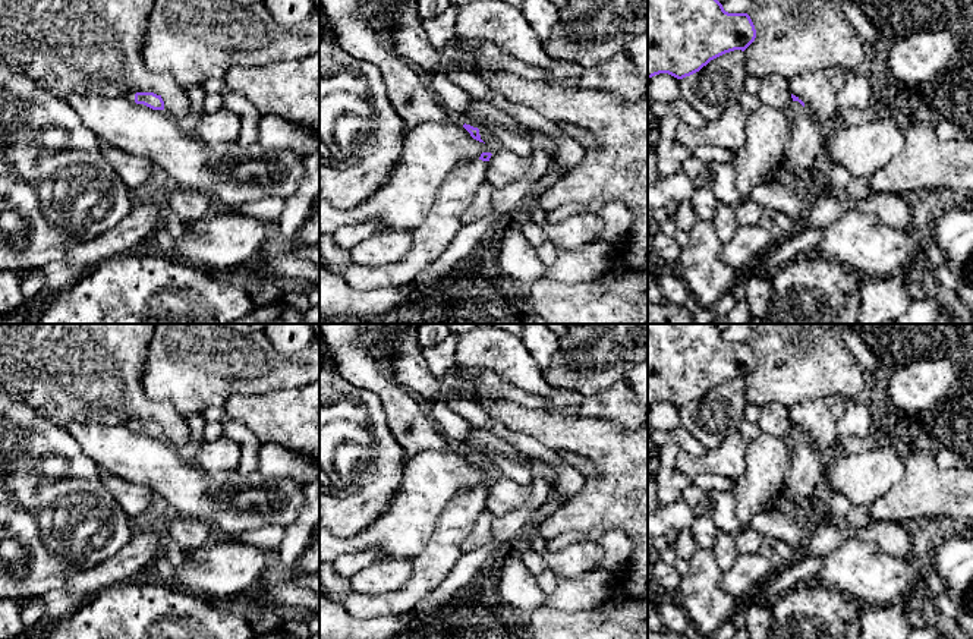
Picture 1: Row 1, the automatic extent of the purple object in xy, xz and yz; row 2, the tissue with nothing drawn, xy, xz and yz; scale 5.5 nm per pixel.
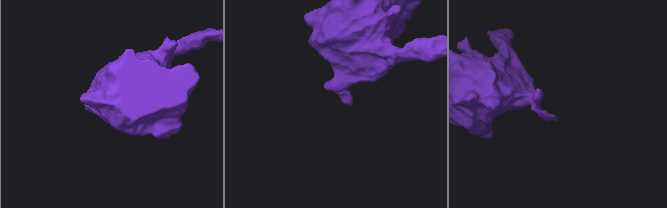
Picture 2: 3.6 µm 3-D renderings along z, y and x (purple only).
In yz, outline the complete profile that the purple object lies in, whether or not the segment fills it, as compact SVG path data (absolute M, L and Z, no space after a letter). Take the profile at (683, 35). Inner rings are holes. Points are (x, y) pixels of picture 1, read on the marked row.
M648 0L648 79L659 73L683 79L725 53L744 51L755 38L750 16L725 12L718 0Z

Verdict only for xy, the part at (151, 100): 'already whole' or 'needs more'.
already whole

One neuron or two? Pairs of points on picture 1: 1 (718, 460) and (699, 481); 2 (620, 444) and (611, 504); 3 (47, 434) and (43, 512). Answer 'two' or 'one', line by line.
1: two
2: one
3: one

